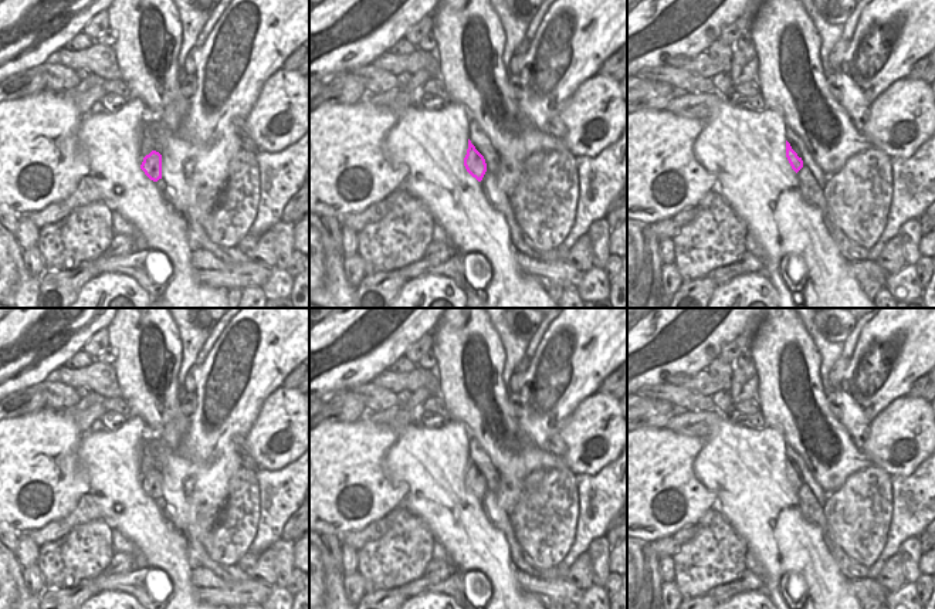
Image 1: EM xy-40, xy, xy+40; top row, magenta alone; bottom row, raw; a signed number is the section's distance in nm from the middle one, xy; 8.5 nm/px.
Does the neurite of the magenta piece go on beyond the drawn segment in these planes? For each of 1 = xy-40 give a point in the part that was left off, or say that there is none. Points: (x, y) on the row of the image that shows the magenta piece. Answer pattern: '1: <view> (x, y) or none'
1: none

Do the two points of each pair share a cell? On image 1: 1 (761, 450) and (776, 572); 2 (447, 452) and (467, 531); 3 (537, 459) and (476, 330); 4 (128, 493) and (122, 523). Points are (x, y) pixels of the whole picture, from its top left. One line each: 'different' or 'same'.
1: same
2: same
3: same
4: same

